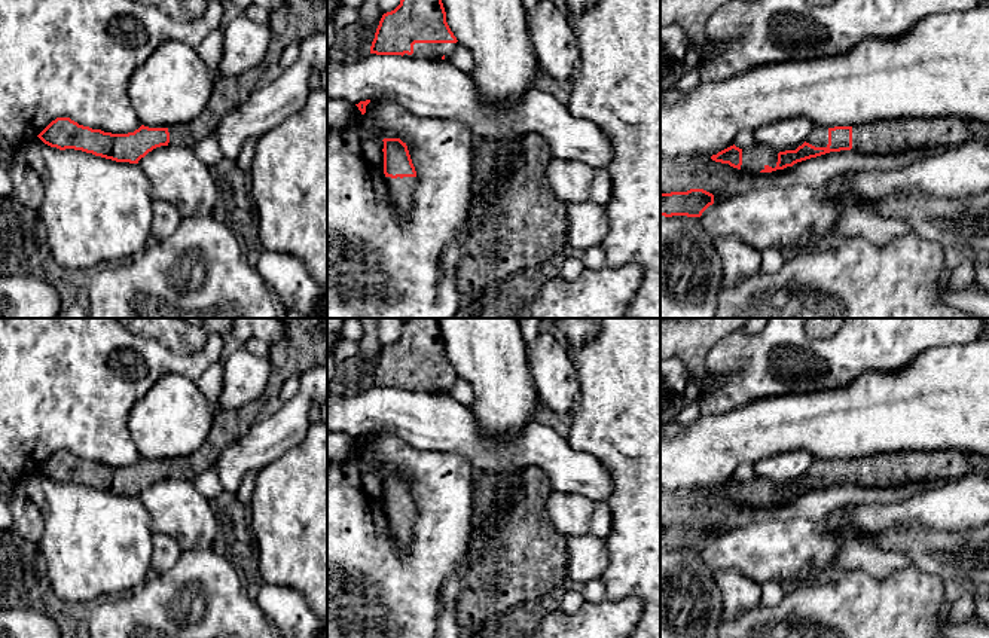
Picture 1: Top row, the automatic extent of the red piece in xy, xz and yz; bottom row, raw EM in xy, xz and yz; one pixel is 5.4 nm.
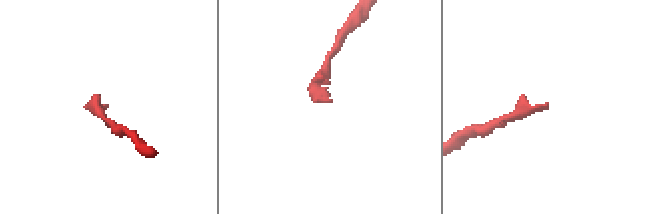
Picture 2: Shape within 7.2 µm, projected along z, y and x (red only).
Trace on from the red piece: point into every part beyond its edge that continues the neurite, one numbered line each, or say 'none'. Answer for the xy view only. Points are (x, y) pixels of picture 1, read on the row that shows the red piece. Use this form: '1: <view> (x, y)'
1: xy (295, 18)

